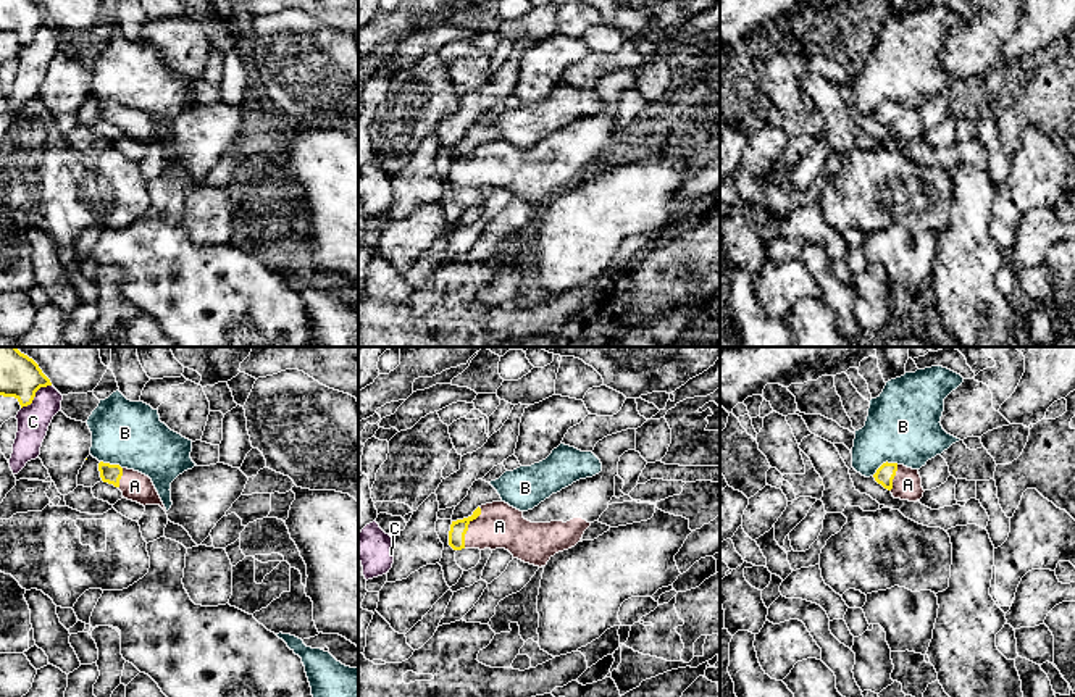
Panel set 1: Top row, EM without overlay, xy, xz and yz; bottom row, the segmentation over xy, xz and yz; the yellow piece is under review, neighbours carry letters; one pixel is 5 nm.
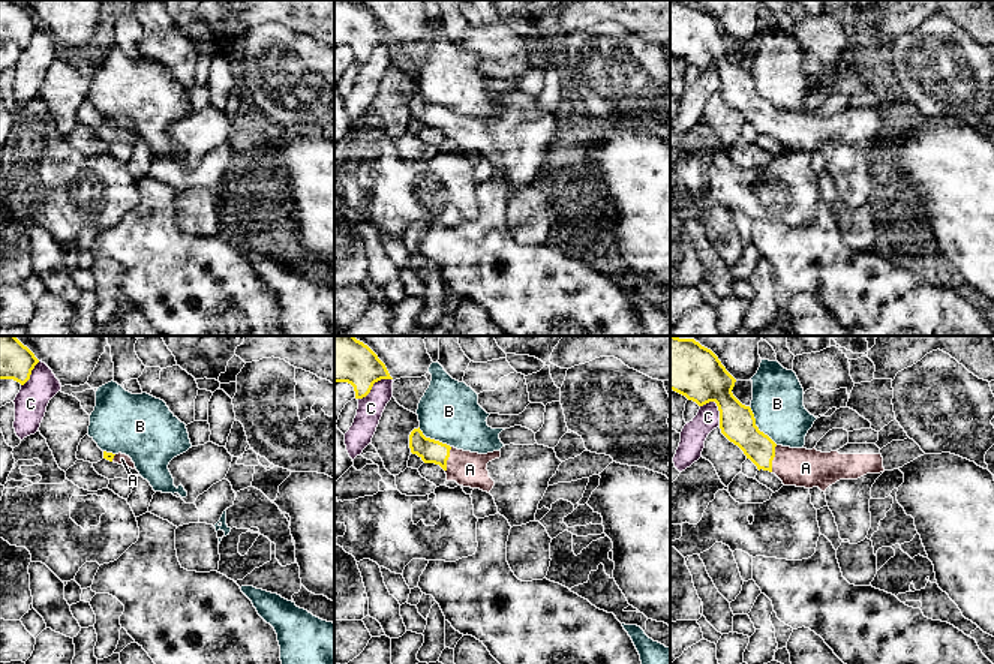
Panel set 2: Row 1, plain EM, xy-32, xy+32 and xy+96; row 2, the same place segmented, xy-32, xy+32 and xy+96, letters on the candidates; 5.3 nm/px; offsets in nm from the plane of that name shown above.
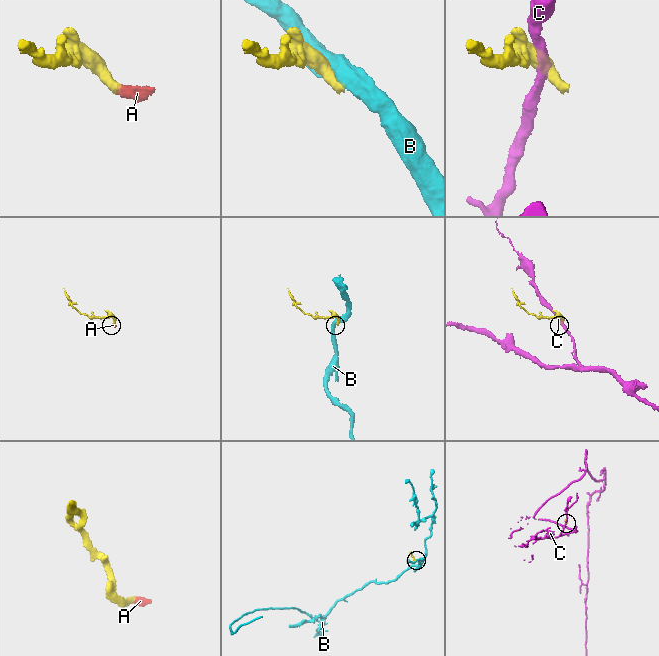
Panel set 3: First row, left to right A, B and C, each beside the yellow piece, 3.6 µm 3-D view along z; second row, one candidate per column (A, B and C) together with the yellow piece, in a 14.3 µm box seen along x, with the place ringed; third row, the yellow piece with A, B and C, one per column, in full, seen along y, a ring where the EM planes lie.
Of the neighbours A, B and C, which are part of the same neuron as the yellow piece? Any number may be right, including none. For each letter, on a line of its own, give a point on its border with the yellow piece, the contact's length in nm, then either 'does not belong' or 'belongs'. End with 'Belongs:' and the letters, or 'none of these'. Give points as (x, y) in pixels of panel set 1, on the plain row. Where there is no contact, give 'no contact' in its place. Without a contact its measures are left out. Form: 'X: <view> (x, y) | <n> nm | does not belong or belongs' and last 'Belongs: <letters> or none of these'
A: xz (467, 166) | 220 nm | belongs
B: yz (885, 102) | 150 nm | does not belong
C: xy (34, 34) | 200 nm | does not belong
Belongs: A

